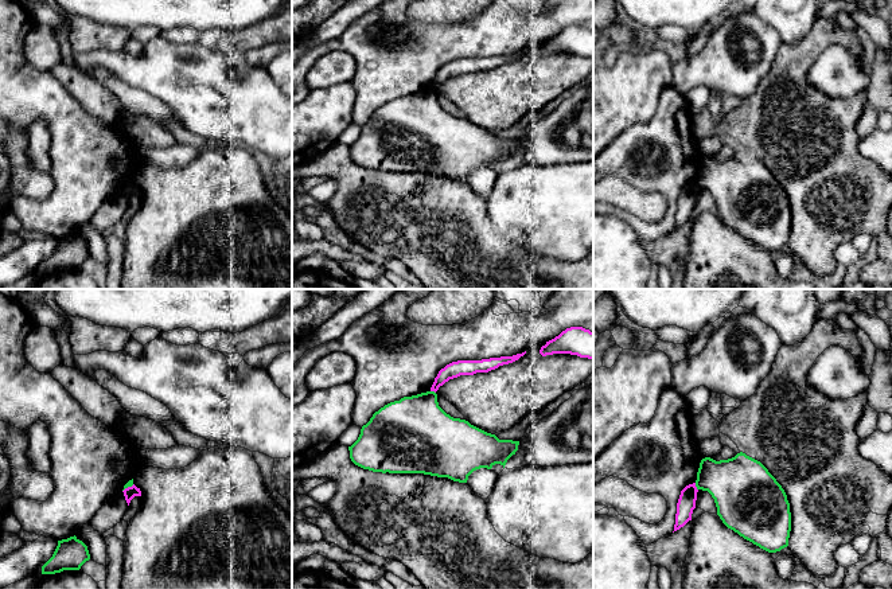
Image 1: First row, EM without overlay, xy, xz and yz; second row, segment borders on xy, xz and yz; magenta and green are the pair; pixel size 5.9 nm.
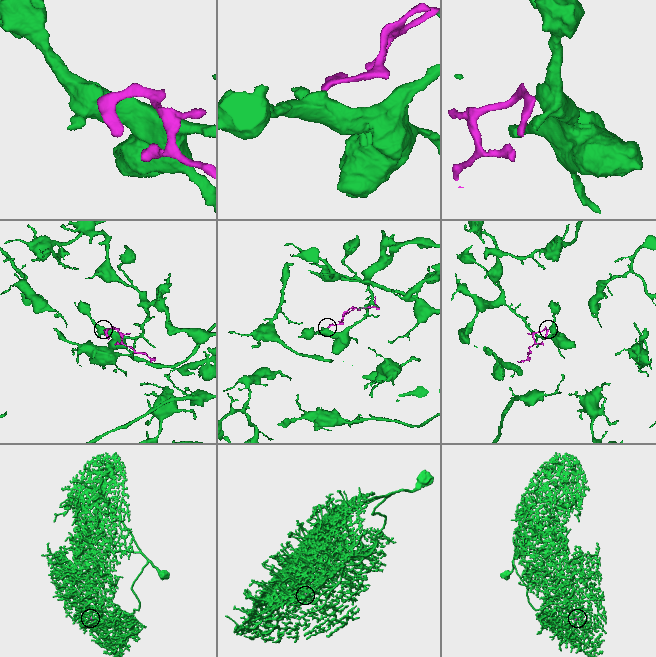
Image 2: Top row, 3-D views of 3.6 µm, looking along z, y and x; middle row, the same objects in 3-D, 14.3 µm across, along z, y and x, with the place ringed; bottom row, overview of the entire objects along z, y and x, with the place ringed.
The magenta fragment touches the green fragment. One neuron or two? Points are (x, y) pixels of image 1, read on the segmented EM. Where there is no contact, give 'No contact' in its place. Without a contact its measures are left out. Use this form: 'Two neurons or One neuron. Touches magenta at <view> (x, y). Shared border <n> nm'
Two neurons. Touches magenta at yz (696, 487). Shared border 50 nm

